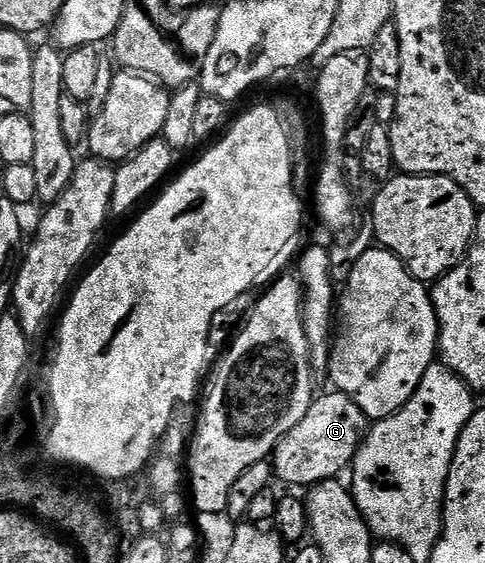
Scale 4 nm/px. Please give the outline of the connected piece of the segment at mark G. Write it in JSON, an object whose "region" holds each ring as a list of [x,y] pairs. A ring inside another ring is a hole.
{"region":[[[329,390],[326,396],[318,395],[307,414],[303,414],[299,426],[295,426],[295,430],[277,443],[271,457],[276,479],[285,484],[298,484],[305,489],[325,480],[338,479],[342,475],[340,472],[352,465],[370,427],[369,417],[343,393]]]}

